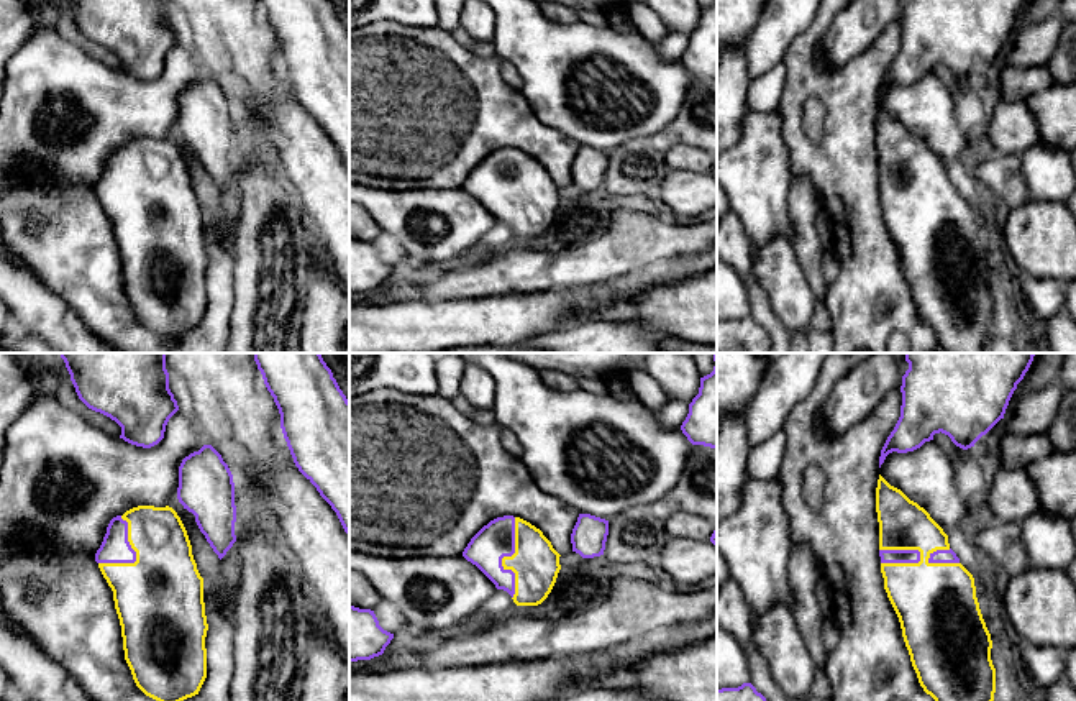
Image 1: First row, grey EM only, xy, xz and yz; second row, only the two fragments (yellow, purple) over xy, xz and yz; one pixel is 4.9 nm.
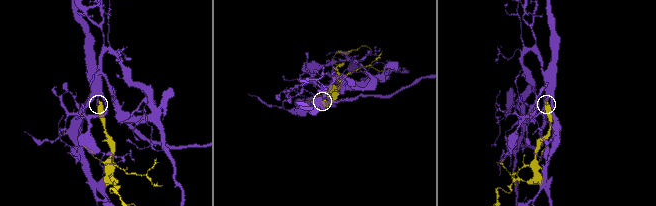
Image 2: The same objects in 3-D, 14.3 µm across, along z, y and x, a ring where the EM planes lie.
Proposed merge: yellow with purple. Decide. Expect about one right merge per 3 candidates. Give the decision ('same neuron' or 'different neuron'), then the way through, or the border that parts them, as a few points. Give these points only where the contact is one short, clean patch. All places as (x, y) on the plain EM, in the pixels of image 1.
same neuron

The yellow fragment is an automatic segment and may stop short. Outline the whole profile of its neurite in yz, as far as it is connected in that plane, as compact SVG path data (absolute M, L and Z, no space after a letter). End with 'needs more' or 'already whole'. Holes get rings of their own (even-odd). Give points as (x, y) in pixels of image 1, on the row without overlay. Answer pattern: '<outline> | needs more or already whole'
M881 107L876 144L884 222L899 250L920 318L935 332L940 353L983 353L994 333L996 300L973 207L960 195L948 167L930 146Z | needs more

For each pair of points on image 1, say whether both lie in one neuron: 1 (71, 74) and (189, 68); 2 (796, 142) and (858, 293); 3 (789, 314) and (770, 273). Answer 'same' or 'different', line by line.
1: same
2: same
3: same

